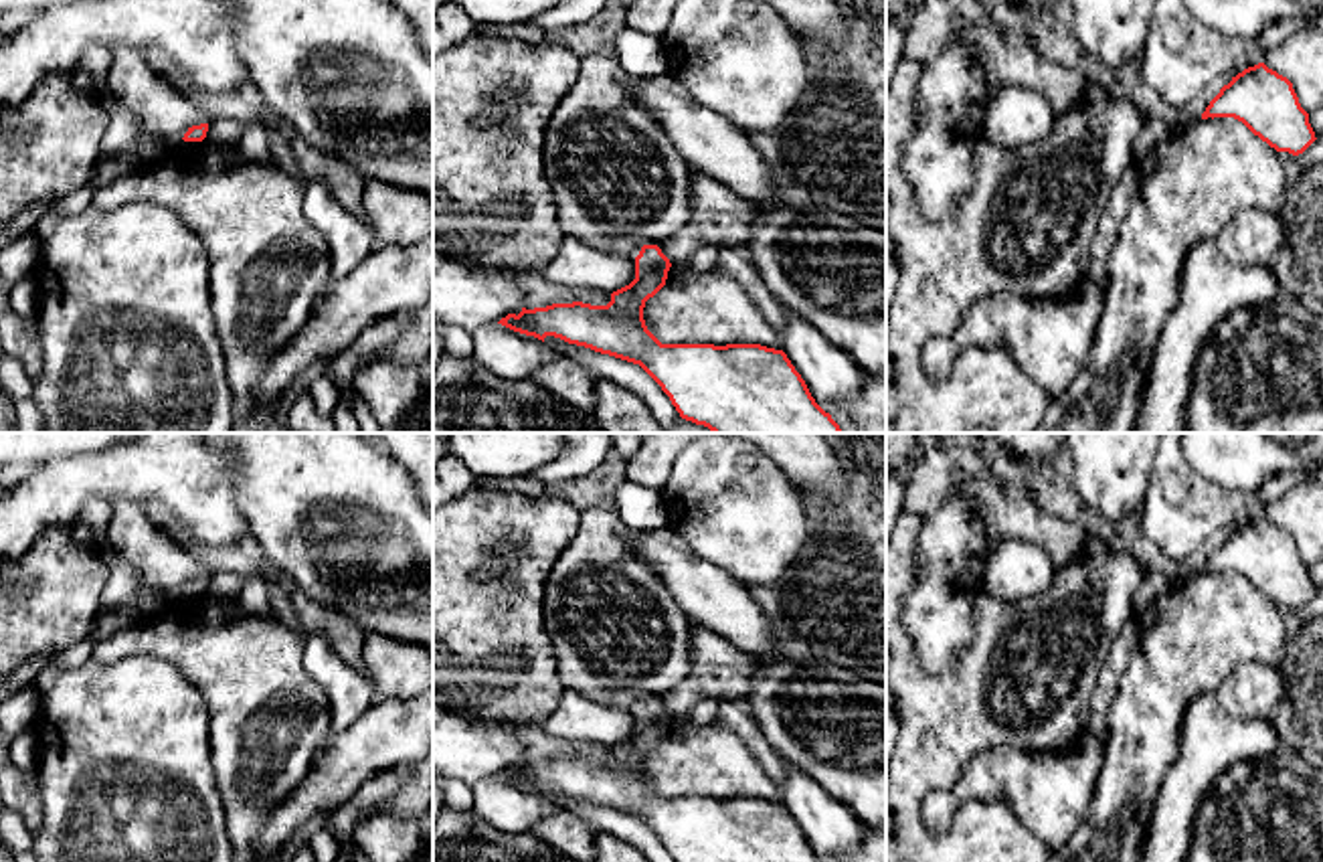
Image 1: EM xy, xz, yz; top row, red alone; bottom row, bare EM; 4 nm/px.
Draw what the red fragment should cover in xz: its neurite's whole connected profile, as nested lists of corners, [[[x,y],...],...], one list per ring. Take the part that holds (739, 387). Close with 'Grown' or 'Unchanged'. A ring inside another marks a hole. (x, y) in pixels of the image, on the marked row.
[[[643,245],[635,257],[635,279],[613,291],[607,306],[583,301],[552,304],[508,314],[498,324],[534,336],[585,346],[639,364],[670,397],[682,419],[712,433],[844,433],[811,397],[805,380],[783,350],[761,344],[662,344],[645,326],[643,308],[668,279],[672,263],[657,245]]]. Unchanged

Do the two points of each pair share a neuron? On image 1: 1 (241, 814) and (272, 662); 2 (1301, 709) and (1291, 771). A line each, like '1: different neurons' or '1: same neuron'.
1: same neuron
2: different neurons

